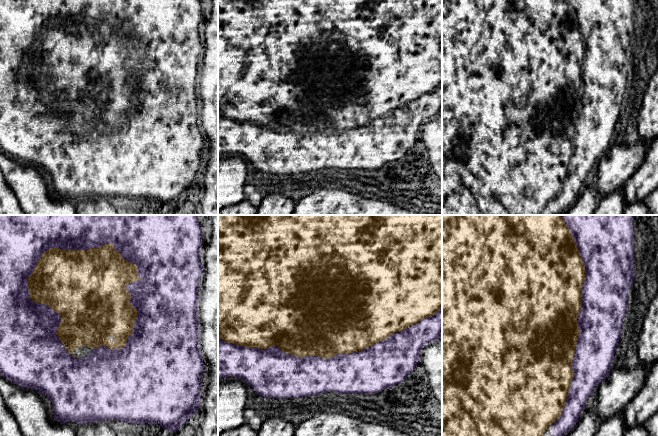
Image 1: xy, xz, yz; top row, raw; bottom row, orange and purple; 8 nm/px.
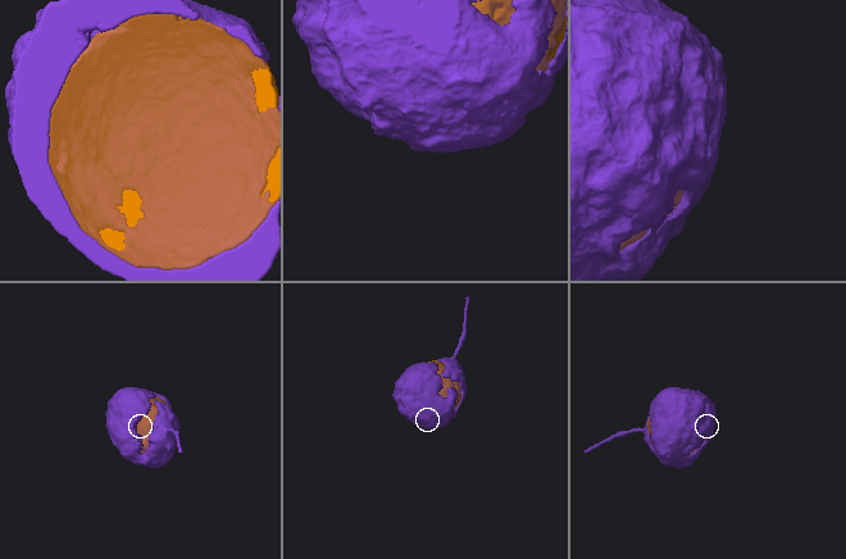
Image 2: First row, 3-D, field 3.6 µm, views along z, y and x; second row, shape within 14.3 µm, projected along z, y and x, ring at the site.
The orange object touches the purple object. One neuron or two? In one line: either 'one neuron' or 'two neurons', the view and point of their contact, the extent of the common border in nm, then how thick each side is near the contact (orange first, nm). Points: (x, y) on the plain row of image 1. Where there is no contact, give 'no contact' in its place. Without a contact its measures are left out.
one neuron; meets orange in xy at (125, 36); contact 950 nm long; 460 nm thick on the orange side, 380 nm on the other

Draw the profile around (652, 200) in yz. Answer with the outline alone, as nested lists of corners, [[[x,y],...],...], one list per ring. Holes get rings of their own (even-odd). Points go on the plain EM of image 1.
[[[658,188],[647,196],[646,205],[651,215],[658,215]]]

